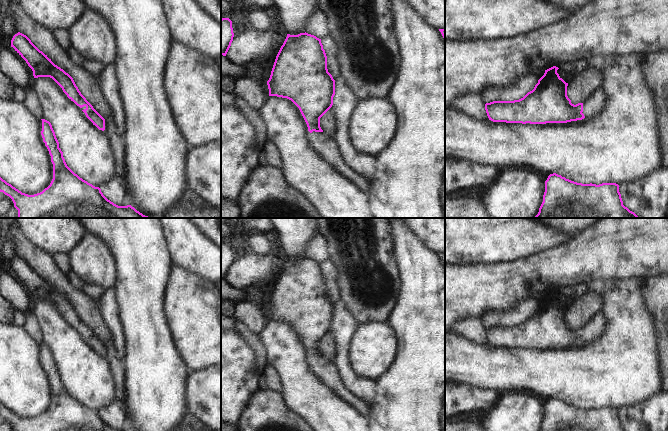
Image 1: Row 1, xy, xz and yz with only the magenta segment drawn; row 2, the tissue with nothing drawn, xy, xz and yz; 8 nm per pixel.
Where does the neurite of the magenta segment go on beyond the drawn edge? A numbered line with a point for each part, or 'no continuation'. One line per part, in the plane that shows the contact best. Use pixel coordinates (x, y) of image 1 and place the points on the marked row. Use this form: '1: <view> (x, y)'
1: xz (327, 147)

